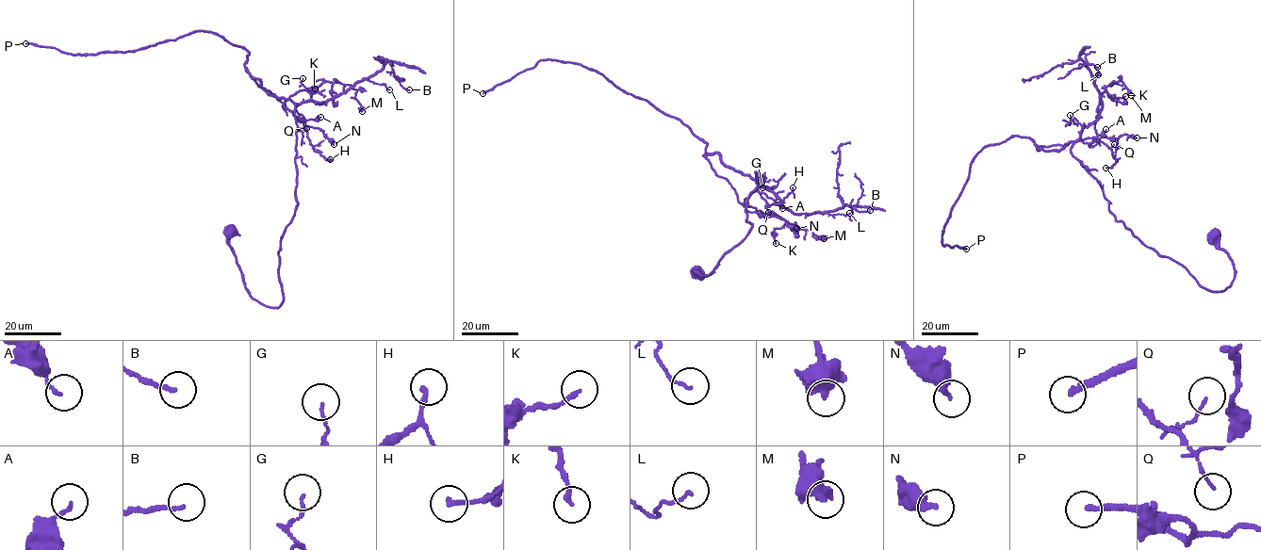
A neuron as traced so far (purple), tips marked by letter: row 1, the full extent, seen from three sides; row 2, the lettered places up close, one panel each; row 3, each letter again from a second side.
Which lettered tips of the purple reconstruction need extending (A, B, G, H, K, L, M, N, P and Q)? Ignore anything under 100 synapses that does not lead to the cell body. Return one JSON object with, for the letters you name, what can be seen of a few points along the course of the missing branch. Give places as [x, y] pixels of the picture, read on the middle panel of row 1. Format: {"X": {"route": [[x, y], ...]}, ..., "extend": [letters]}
{"extend": ["P"]}

